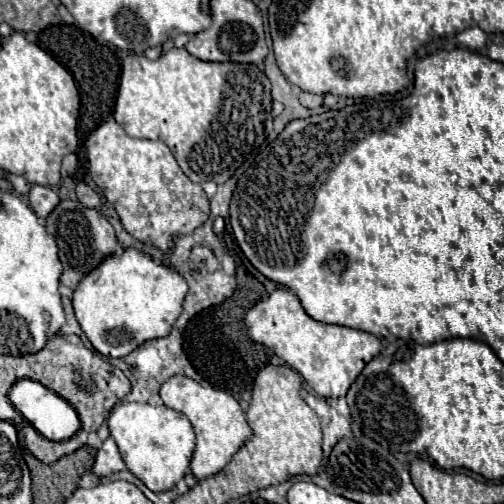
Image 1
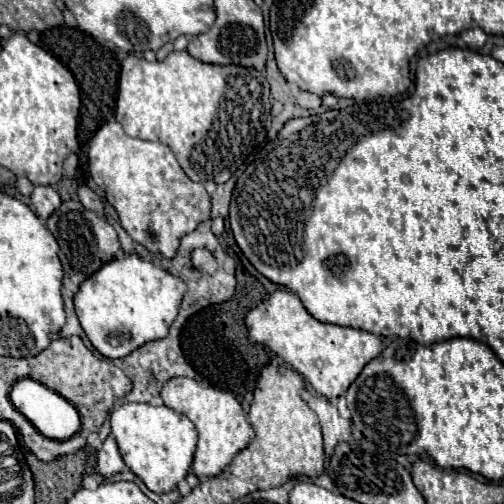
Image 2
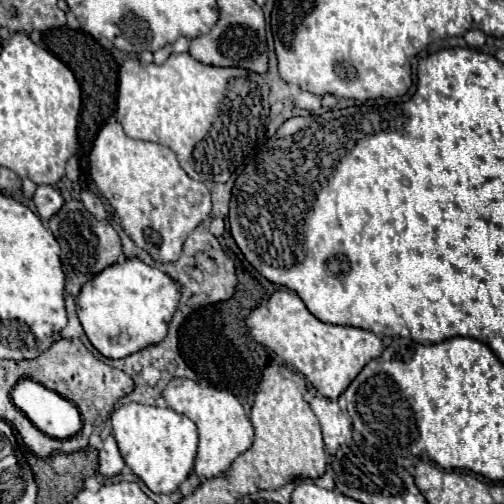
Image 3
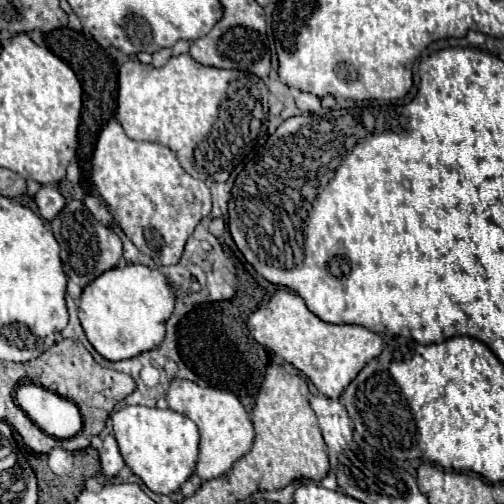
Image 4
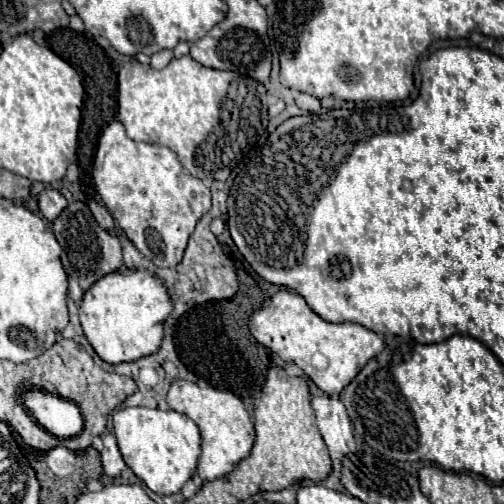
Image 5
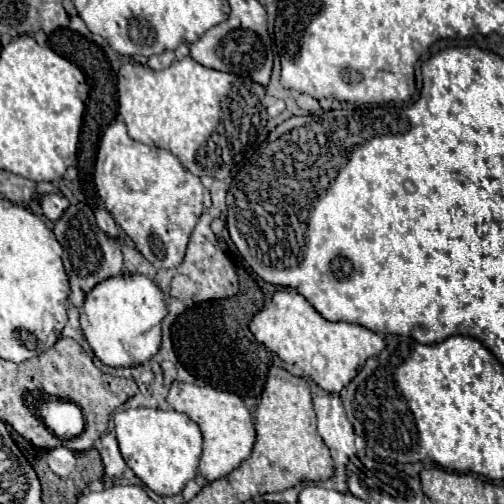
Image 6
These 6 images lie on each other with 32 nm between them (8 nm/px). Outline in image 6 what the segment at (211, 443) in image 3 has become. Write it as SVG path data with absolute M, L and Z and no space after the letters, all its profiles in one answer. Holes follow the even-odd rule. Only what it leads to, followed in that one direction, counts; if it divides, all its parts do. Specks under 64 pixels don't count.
M172 382L166 400L176 412L190 416L200 426L204 444L202 444L198 472L208 482L228 476L234 468L240 466L240 462L244 462L250 456L254 440L256 440L256 432L254 432L254 424L252 424L252 416L248 408L236 394L216 390L212 386L200 388L188 382Z

